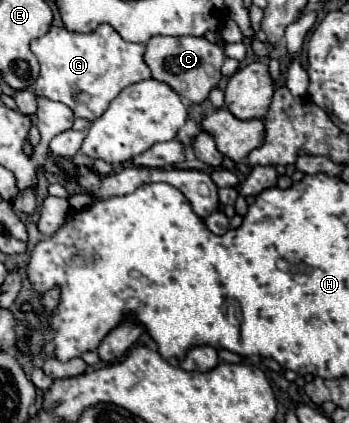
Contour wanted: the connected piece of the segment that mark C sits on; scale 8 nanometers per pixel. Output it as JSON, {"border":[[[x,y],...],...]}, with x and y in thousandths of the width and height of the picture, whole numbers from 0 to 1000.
{"border":[[[436,87],[418,106],[413,139],[436,168],[436,187],[487,201],[516,229],[579,243],[596,234],[607,206],[636,191],[630,158],[648,139],[642,111],[625,102],[602,102],[585,87]]]}

